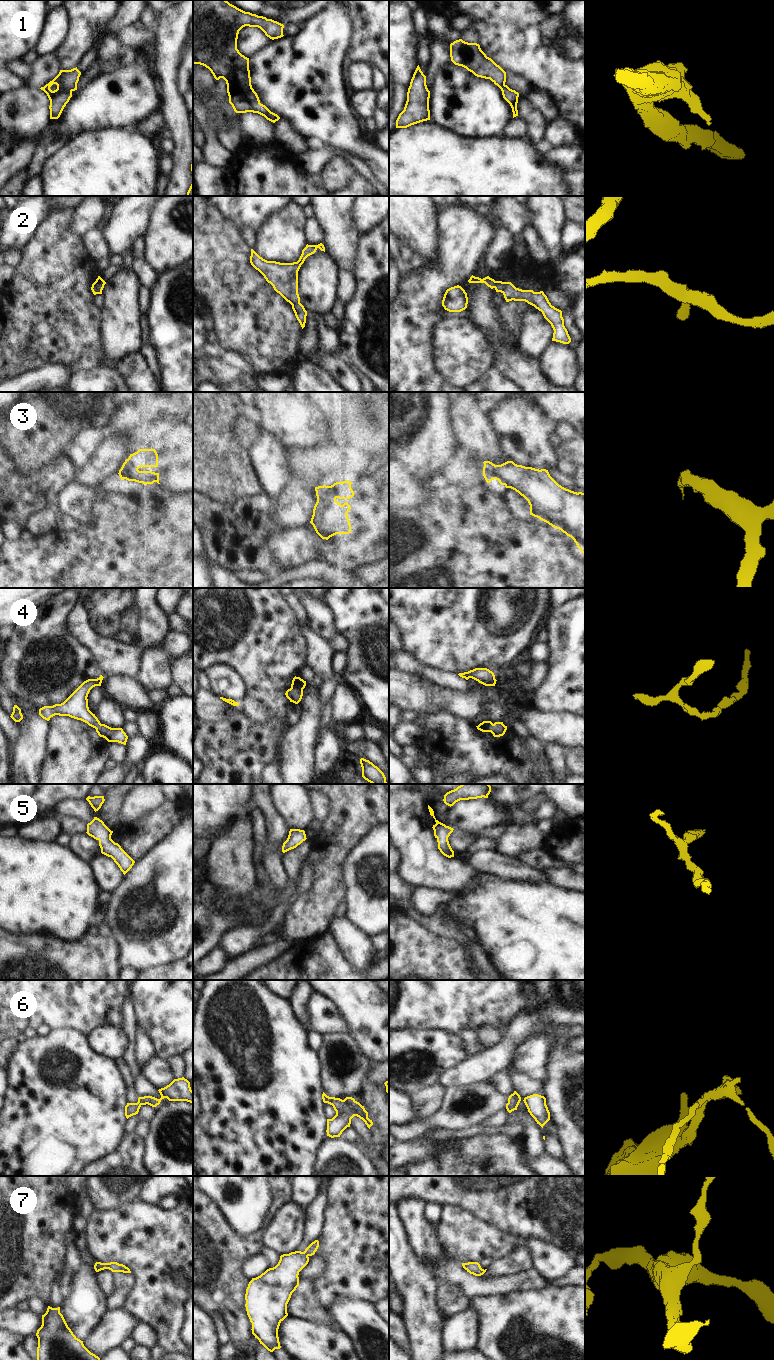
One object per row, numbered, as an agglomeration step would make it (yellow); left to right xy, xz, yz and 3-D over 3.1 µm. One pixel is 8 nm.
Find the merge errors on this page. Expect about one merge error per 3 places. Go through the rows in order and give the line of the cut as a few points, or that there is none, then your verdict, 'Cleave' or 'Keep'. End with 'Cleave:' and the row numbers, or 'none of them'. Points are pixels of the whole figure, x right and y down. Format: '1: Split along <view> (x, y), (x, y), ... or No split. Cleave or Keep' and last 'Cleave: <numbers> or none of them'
1: Split along xy (76, 86), (68, 91), (55, 94), (51, 98), (50, 103). Cleave
2: No split. Keep
3: No split. Keep
4: No split. Keep
5: No split. Keep
6: No split. Keep
7: No split. Keep
Cleave: 1.

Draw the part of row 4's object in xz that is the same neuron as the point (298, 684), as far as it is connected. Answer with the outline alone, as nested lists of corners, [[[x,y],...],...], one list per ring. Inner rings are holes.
[[[294,677],[292,680],[291,688],[285,693],[286,697],[295,704],[298,704],[303,696],[303,689],[306,686],[306,681],[300,677]]]

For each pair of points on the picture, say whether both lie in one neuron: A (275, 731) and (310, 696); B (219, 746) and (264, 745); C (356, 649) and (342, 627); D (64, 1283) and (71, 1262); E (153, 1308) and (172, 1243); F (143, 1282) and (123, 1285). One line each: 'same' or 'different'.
A: different
B: same
C: same
D: same
E: same
F: different

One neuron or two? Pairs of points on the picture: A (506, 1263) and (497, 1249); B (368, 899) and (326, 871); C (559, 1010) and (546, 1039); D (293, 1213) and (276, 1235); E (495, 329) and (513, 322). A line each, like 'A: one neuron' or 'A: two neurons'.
A: two neurons
B: two neurons
C: one neuron
D: one neuron
E: two neurons

